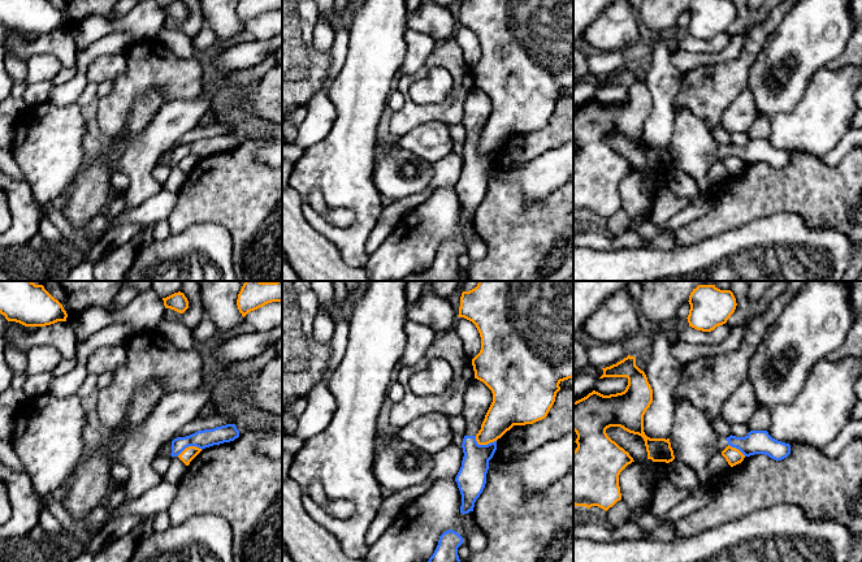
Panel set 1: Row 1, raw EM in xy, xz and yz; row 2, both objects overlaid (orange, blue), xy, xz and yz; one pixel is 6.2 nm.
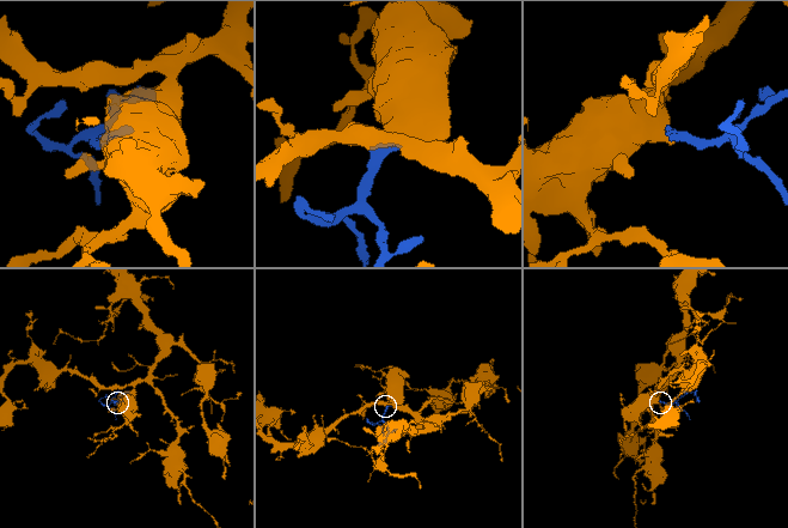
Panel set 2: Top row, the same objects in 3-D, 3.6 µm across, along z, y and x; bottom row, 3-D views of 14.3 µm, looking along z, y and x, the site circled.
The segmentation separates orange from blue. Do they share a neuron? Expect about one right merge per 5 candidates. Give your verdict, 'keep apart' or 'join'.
keep apart

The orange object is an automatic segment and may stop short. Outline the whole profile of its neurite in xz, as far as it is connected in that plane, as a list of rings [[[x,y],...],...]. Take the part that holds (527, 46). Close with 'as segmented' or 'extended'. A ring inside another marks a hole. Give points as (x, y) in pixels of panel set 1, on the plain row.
[[[463,0],[459,26],[472,30],[481,46],[481,59],[472,68],[475,87],[493,101],[493,111],[476,143],[478,154],[501,147],[514,134],[533,133],[547,125],[559,92],[573,86],[573,0]]] | as segmented

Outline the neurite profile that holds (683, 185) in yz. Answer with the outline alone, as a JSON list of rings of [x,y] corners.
[[[673,168],[668,173],[671,181],[671,190],[680,198],[694,200],[699,196],[698,186],[696,181],[679,168]]]

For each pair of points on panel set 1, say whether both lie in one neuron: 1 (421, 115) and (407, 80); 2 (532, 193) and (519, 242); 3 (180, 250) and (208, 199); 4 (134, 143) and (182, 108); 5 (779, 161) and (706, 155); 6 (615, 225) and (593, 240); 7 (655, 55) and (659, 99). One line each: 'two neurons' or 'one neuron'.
1: one neuron
2: two neurons
3: two neurons
4: one neuron
5: one neuron
6: two neurons
7: one neuron

